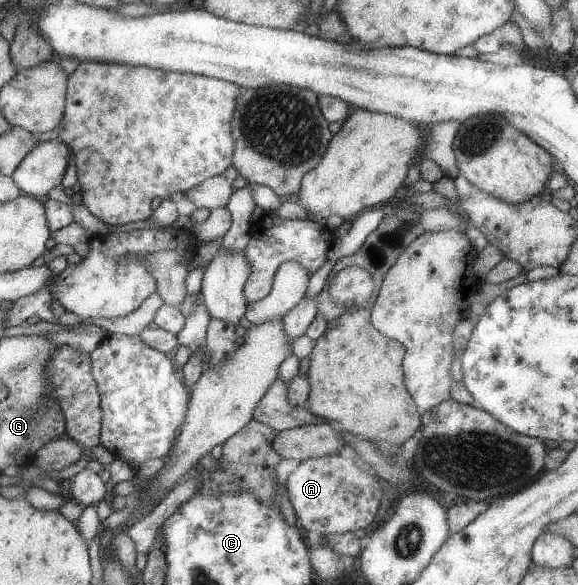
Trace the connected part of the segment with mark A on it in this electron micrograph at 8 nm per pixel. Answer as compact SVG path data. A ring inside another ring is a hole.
M340 455L307 458L301 460L287 476L284 483L287 498L298 524L309 537L324 537L342 532L356 533L374 520L382 490L372 476L358 470L355 460Z

